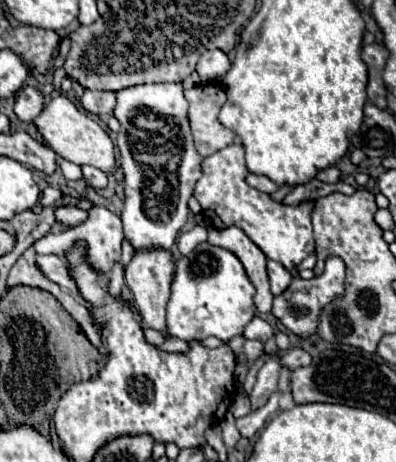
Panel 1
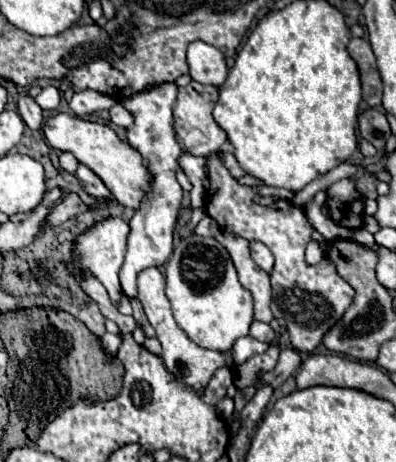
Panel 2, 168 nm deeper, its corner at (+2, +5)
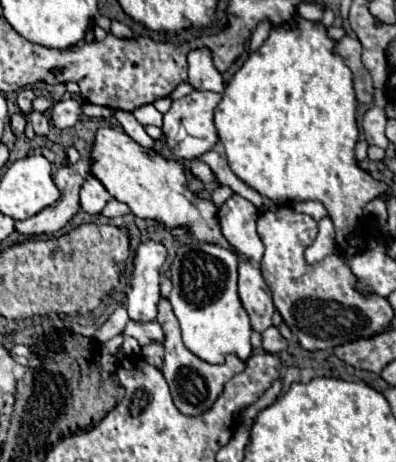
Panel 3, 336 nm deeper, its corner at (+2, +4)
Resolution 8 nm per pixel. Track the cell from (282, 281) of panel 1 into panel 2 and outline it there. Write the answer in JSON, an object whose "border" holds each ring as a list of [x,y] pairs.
{"border":[[[251,242],[251,254],[253,254],[253,260],[257,262],[257,266],[265,272],[271,272],[273,270],[273,264],[275,264],[275,258],[271,254],[271,250],[267,246],[263,246],[261,242]]]}

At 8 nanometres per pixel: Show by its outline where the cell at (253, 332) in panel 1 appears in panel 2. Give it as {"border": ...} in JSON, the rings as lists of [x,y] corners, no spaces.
{"border":[[[253,320],[249,334],[251,334],[253,338],[261,340],[261,342],[271,342],[271,340],[273,340],[273,336],[275,336],[273,328],[271,328],[267,322],[259,322],[259,320]]]}

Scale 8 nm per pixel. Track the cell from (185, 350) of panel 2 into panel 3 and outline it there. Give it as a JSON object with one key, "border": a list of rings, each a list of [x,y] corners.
{"border":[[[161,299],[159,301],[159,315],[157,315],[157,321],[163,325],[165,329],[165,341],[163,341],[163,347],[165,347],[165,361],[163,361],[163,377],[167,379],[169,383],[169,389],[171,389],[171,395],[173,395],[173,403],[175,407],[183,413],[183,415],[189,415],[189,417],[197,417],[197,415],[203,415],[205,411],[211,409],[211,405],[217,401],[217,397],[221,395],[223,391],[223,385],[237,373],[245,371],[245,361],[239,359],[237,355],[229,355],[225,359],[223,365],[211,365],[211,363],[205,363],[203,359],[199,359],[197,355],[193,355],[181,341],[181,329],[179,329],[179,321],[171,309],[171,303],[167,299]]]}

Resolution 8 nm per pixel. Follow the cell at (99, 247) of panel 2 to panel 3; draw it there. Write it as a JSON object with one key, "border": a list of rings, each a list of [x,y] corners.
{"border":[[[125,305],[117,307],[117,309],[113,311],[113,315],[107,319],[107,323],[97,329],[95,339],[97,339],[97,341],[107,341],[107,339],[111,339],[111,337],[115,337],[115,335],[121,335],[123,329],[125,329],[125,325],[127,325],[127,321],[129,321],[129,317],[127,317]]]}

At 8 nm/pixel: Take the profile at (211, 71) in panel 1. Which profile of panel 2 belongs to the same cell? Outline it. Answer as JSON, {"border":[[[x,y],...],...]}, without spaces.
{"border":[[[193,42],[187,50],[189,74],[201,84],[221,86],[227,78],[227,64],[221,50],[205,42]]]}

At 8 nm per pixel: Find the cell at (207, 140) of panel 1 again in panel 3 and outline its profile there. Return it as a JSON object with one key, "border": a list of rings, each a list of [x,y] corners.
{"border":[[[191,91],[189,95],[173,101],[171,109],[163,115],[163,133],[165,133],[167,145],[173,153],[173,157],[191,161],[215,147],[219,137],[217,137],[217,129],[213,125],[213,111],[219,101],[221,101],[221,95],[213,93],[213,91]]]}

